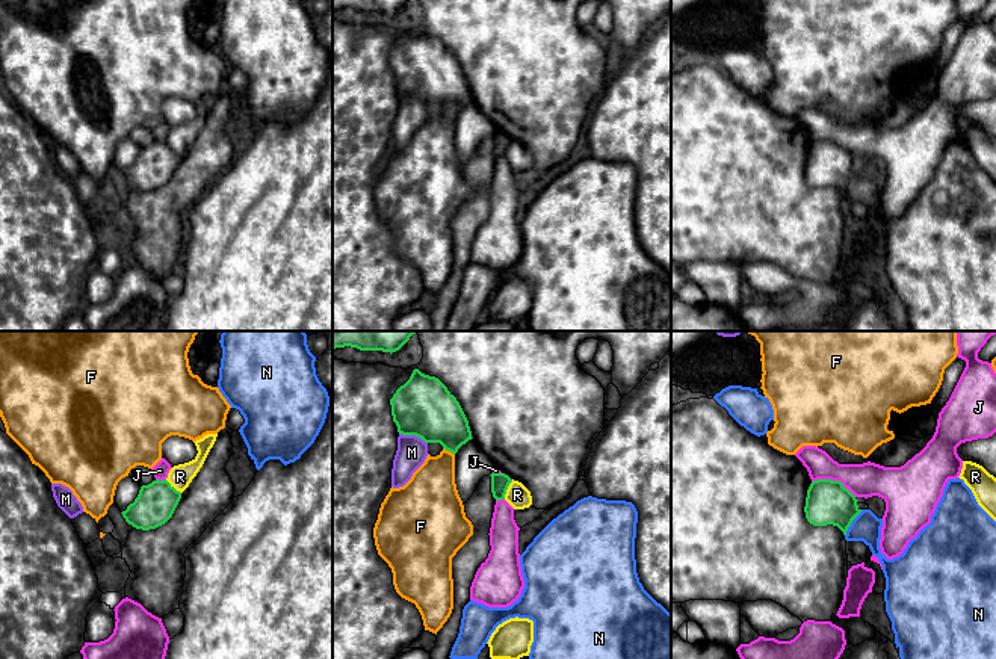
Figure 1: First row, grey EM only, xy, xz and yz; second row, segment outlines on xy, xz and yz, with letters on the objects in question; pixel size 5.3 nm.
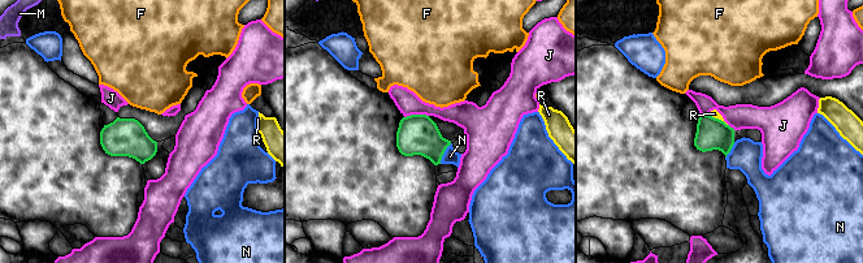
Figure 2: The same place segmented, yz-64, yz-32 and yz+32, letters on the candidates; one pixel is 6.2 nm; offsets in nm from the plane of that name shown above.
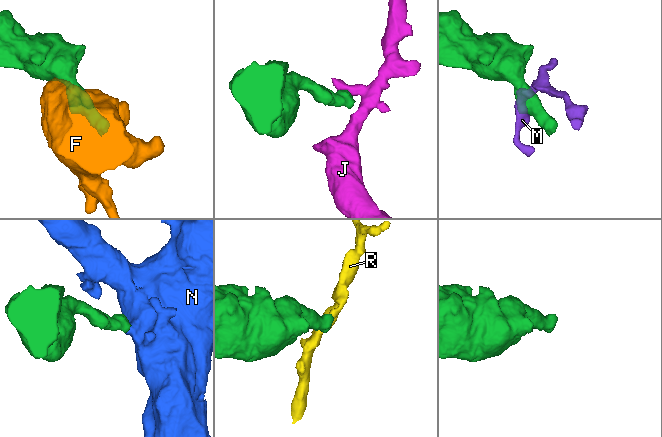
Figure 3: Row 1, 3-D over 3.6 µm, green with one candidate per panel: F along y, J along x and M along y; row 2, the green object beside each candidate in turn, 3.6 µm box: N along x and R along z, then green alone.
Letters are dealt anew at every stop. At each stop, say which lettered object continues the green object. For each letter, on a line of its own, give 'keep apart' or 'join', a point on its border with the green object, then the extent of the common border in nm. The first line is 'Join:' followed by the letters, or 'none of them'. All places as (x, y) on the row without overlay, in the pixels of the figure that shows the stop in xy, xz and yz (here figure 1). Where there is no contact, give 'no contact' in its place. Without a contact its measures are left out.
Join: N
F: keep apart | xz (449, 112) | 70 nm
J: keep apart | yz (835, 142) | 260 nm
M: keep apart | xz (413, 95) | 160 nm
N: join | yz (851, 183) | 170 nm
R: keep apart | xz (507, 150) | 120 nm

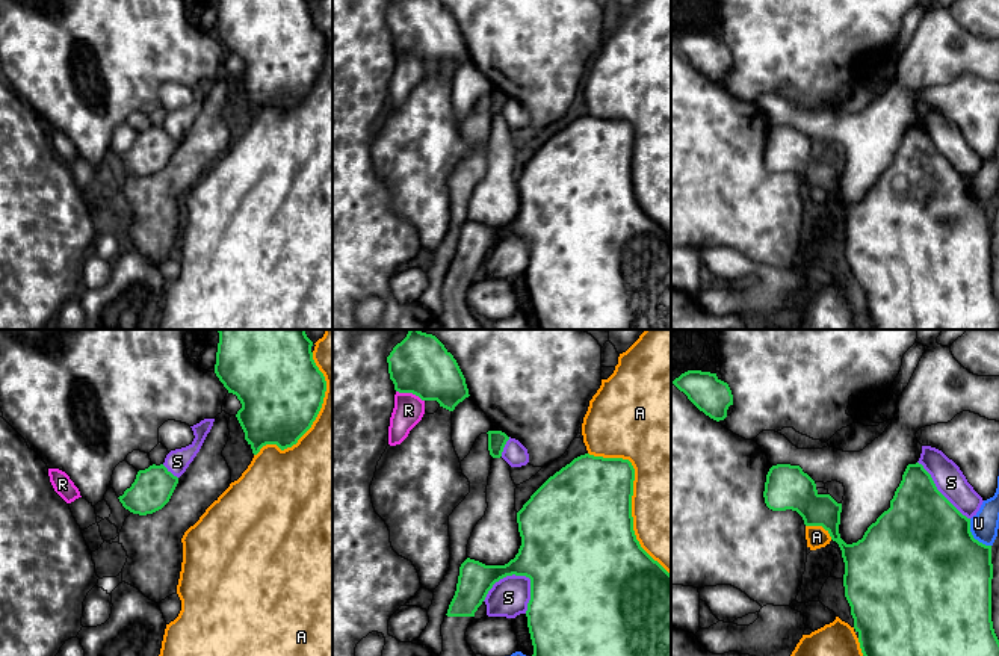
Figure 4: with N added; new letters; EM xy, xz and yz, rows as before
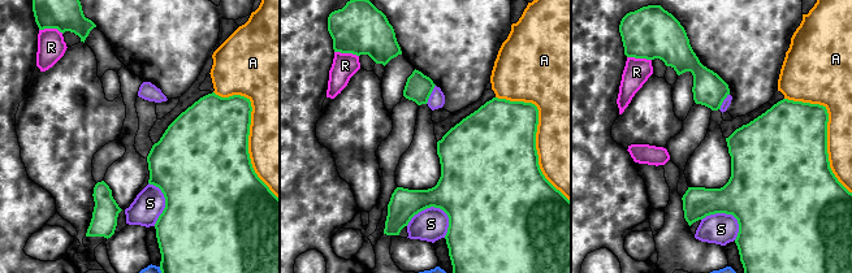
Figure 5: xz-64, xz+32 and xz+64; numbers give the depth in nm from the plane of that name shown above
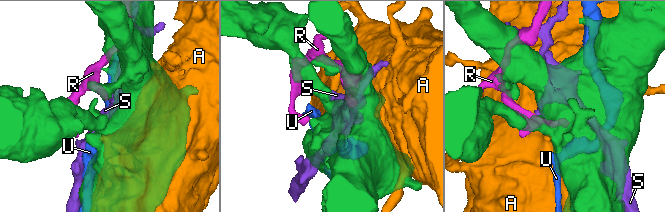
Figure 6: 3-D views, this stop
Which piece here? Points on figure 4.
Join: none of them
A: keep apart | xz (630, 159) | 800 nm
R: keep apart | xz (410, 53) | 160 nm
S: keep apart | xz (504, 238) | 280 nm
U: keep apart | yz (972, 198) | 190 nm

